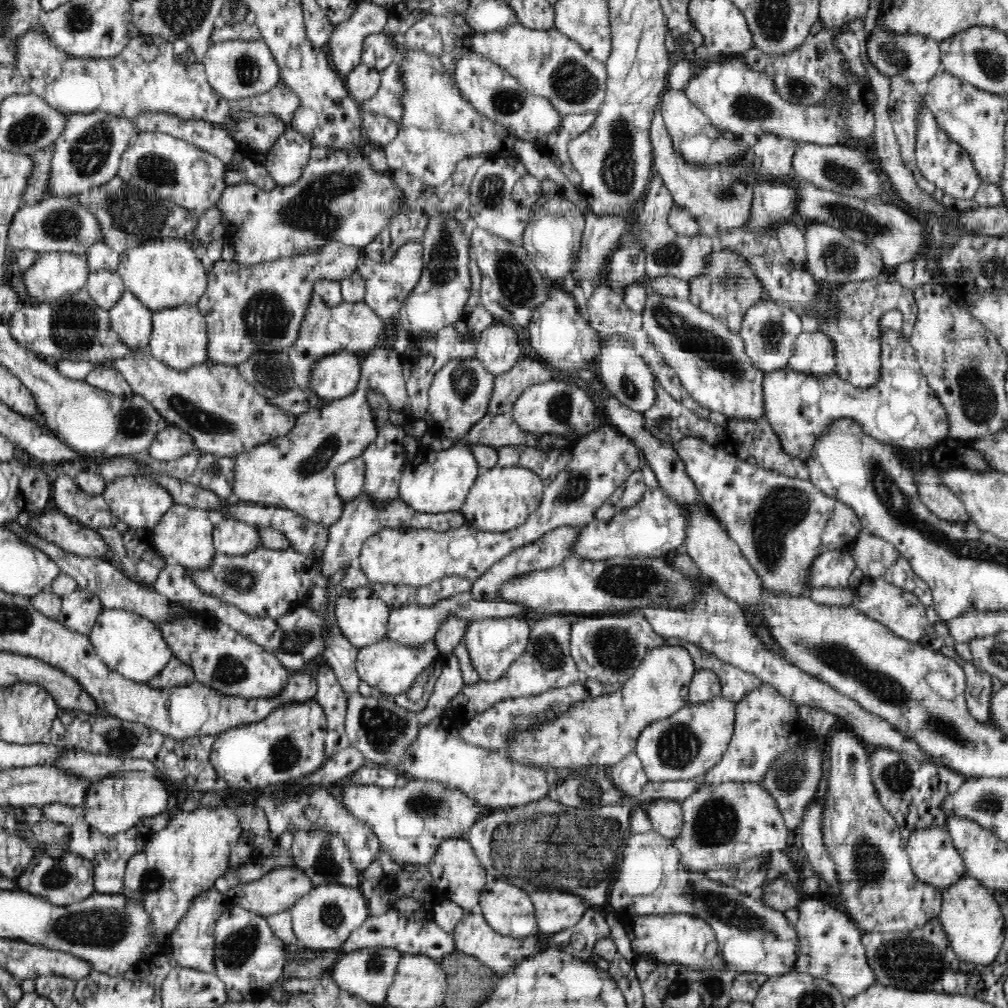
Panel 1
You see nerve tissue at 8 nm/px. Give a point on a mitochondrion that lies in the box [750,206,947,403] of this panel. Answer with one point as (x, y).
(838, 258)

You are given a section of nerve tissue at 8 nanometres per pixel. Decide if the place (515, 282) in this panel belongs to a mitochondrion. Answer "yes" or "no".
yes

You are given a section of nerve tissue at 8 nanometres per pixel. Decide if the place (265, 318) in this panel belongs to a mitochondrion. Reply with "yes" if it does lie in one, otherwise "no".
yes

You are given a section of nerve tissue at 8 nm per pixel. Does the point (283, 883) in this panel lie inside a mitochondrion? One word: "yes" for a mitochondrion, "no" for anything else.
no

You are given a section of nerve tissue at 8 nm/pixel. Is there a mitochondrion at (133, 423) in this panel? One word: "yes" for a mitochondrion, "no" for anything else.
yes

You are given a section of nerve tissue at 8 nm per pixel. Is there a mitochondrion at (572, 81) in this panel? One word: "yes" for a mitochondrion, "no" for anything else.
yes

